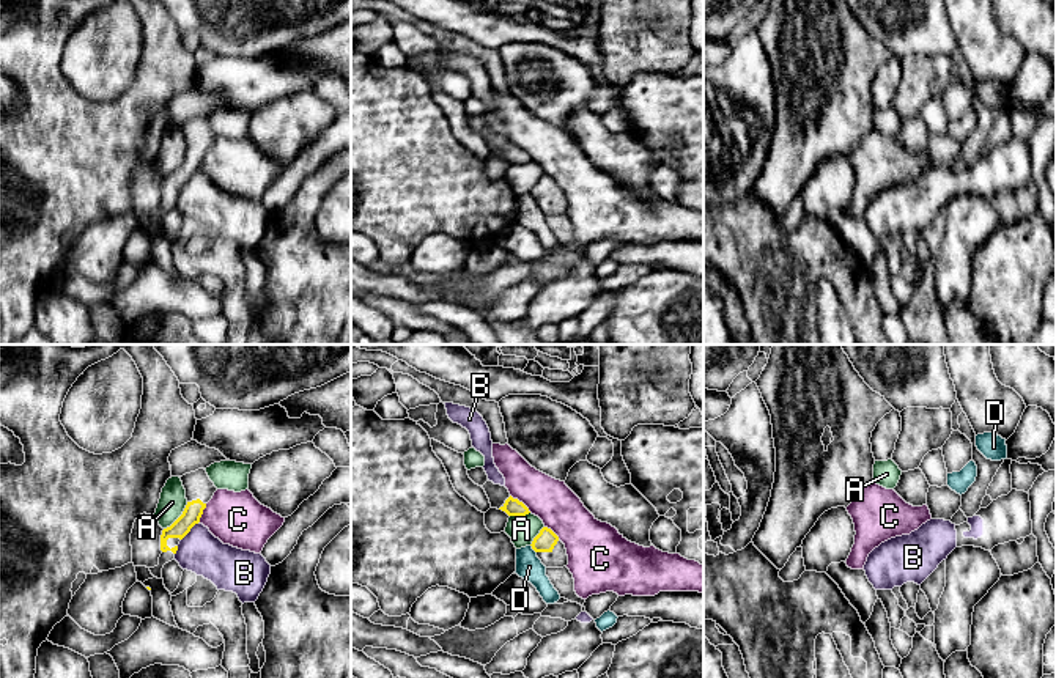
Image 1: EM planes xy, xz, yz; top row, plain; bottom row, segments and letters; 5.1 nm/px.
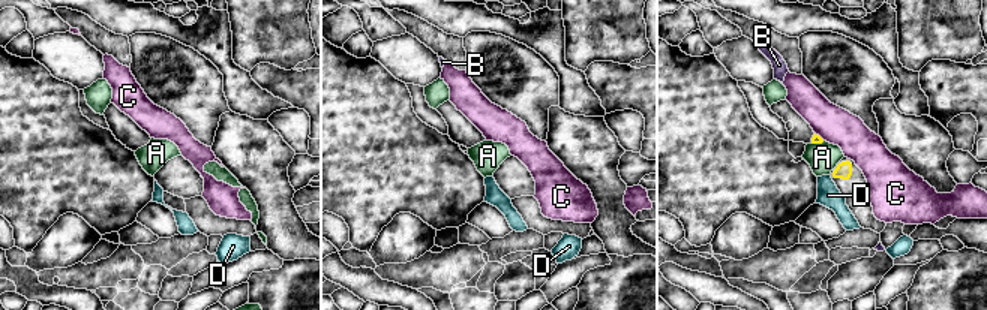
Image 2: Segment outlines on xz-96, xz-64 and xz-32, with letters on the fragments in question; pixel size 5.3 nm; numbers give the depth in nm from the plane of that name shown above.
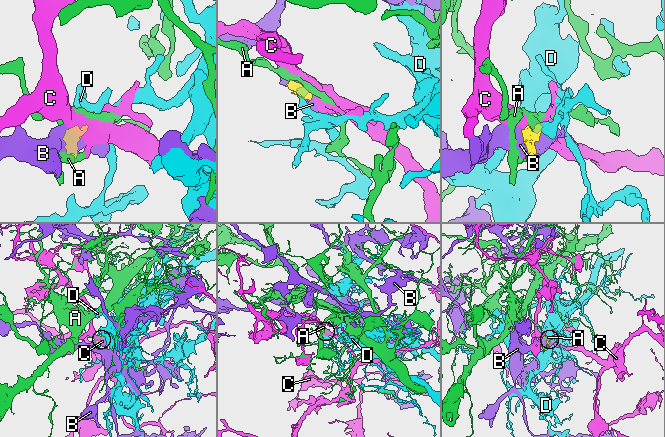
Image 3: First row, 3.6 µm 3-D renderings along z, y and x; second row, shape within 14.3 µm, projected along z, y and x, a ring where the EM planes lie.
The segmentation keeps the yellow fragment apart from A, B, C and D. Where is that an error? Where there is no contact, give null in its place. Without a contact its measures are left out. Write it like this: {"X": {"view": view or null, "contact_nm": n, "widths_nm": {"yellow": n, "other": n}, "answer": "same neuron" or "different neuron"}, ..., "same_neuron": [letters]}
{"A": {"view": "xy", "contact_nm": 190, "widths_nm": {"yellow": 90, "other": 140}, "answer": "different neuron"}, "B": {"view": "xy", "contact_nm": 140, "widths_nm": {"yellow": 90, "other": 220}, "answer": "different neuron"}, "C": {"view": "xz", "contact_nm": 140, "widths_nm": {"yellow": 90, "other": 220}, "answer": "different neuron"}, "D": {"view": "xz", "contact_nm": 50, "widths_nm": {"yellow": 110, "other": 140}, "answer": "different neuron"}, "same_neuron": []}

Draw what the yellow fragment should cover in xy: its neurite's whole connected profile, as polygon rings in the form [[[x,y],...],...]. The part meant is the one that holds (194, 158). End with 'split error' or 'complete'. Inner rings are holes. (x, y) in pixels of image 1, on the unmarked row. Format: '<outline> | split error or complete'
[[[205,116],[186,121],[179,124],[186,137],[187,153],[183,162],[161,182],[161,205],[159,212],[150,216],[151,222],[162,227],[162,216],[165,211],[175,206],[179,189],[190,179],[190,176],[200,170],[206,151],[212,146],[217,135],[209,127]]] | split error

